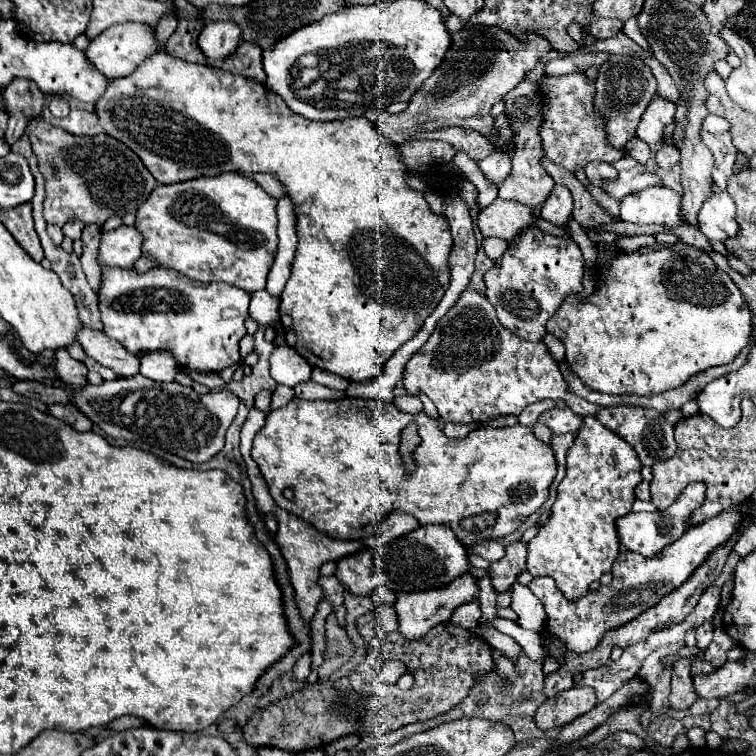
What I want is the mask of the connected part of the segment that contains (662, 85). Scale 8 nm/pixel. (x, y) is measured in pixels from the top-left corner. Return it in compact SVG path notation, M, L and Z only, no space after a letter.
M636 57L641 60L641 62L647 64L651 70L653 70L653 74L657 76L657 84L659 84L659 88L657 88L657 94L663 94L667 100L673 100L673 102L677 102L677 98L679 98L679 92L677 92L677 88L675 88L675 84L673 84L673 80L671 80L671 76L669 76L669 72L657 62L657 58L643 58Z

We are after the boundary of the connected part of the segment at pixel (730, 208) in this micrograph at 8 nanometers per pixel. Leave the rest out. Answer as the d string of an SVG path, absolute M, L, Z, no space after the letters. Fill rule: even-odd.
M717 184L711 186L711 196L703 202L697 214L697 230L707 238L725 240L725 236L733 236L737 232L737 222L733 222L735 204L731 196L721 190Z

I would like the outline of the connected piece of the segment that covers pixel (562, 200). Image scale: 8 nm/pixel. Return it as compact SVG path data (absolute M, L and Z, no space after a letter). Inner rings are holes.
M555 184L555 188L551 190L551 196L545 200L541 208L541 216L551 224L561 226L569 220L571 212L573 212L573 196L569 188L563 184Z

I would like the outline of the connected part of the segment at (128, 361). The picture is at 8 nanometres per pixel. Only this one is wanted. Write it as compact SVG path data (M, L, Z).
M81 324L81 330L77 332L77 342L83 346L87 356L91 356L101 366L111 368L119 376L137 374L139 358L129 356L129 352L125 352L125 348L117 344L117 340L111 340L101 330L93 330L87 324Z

